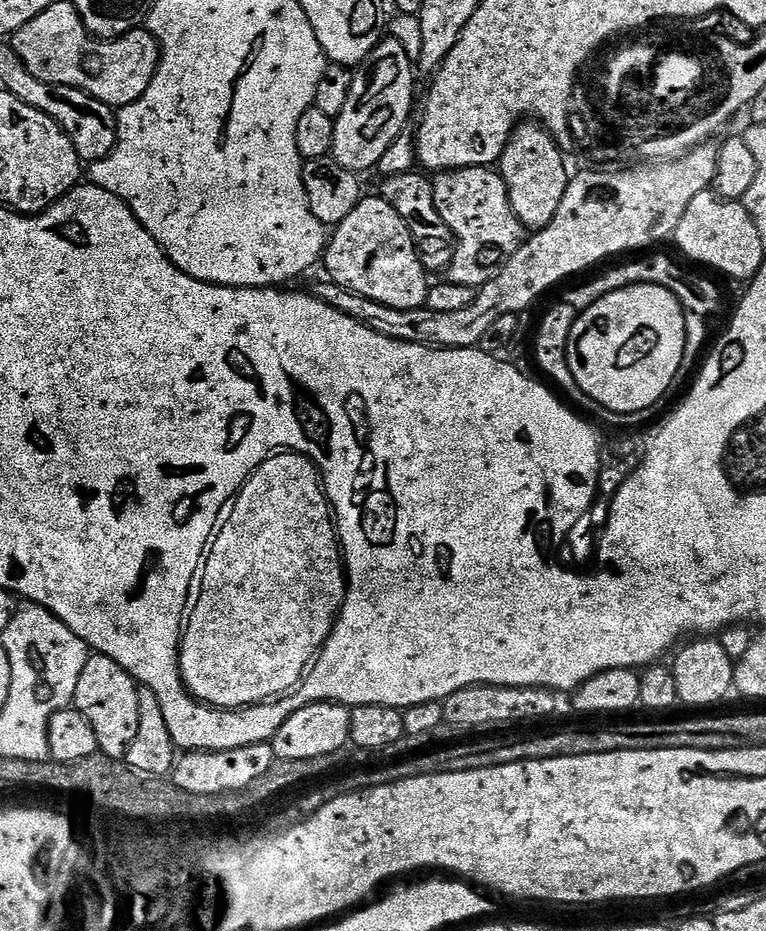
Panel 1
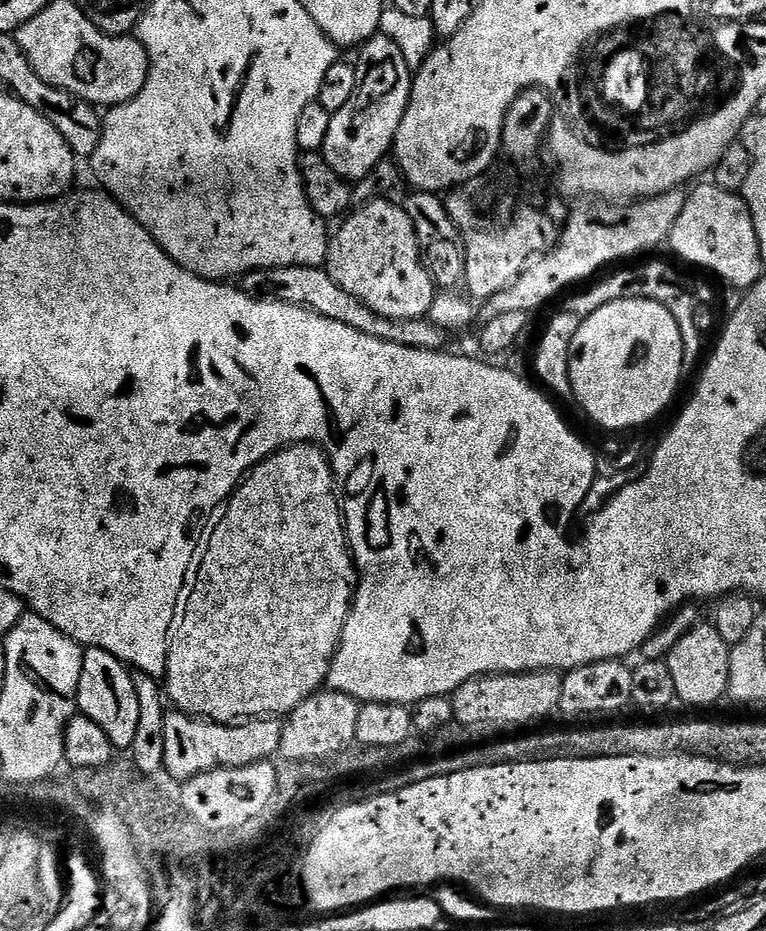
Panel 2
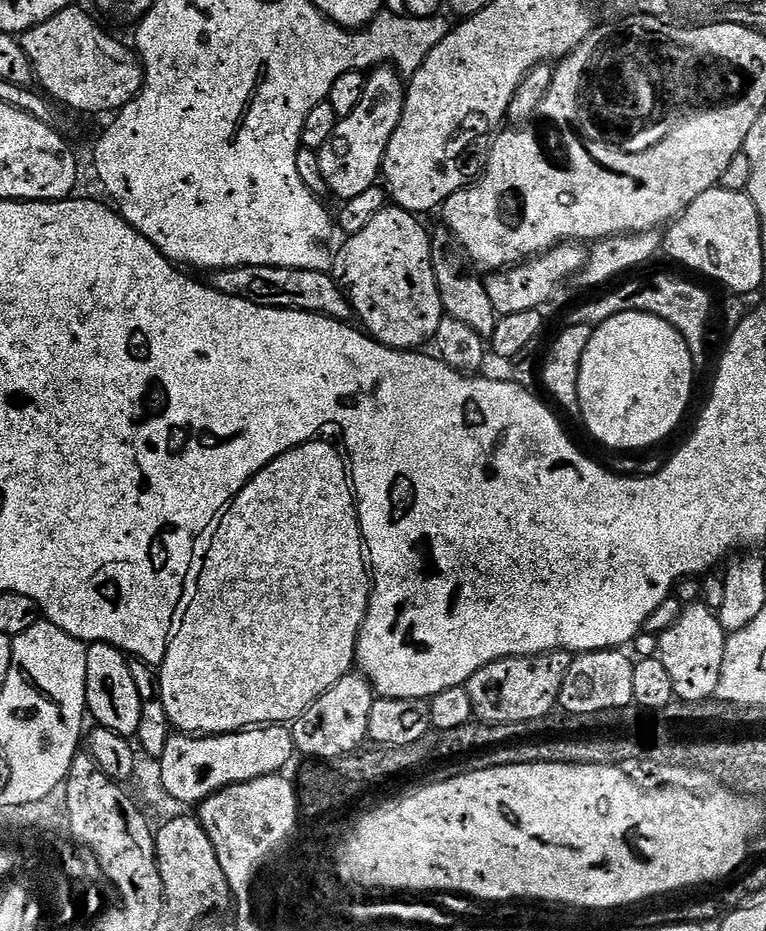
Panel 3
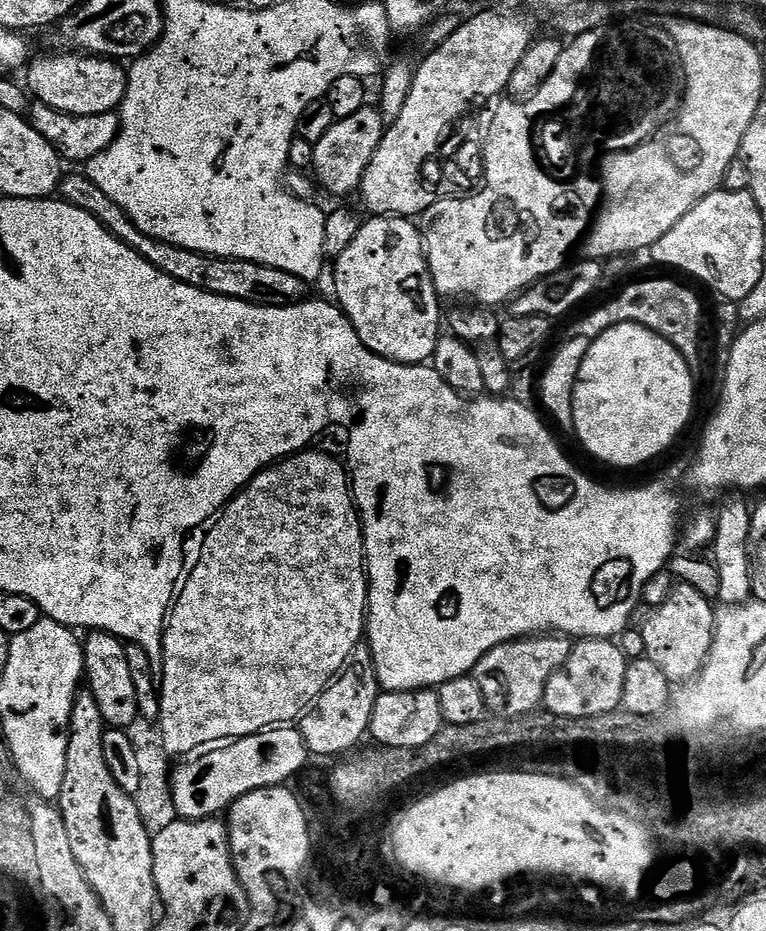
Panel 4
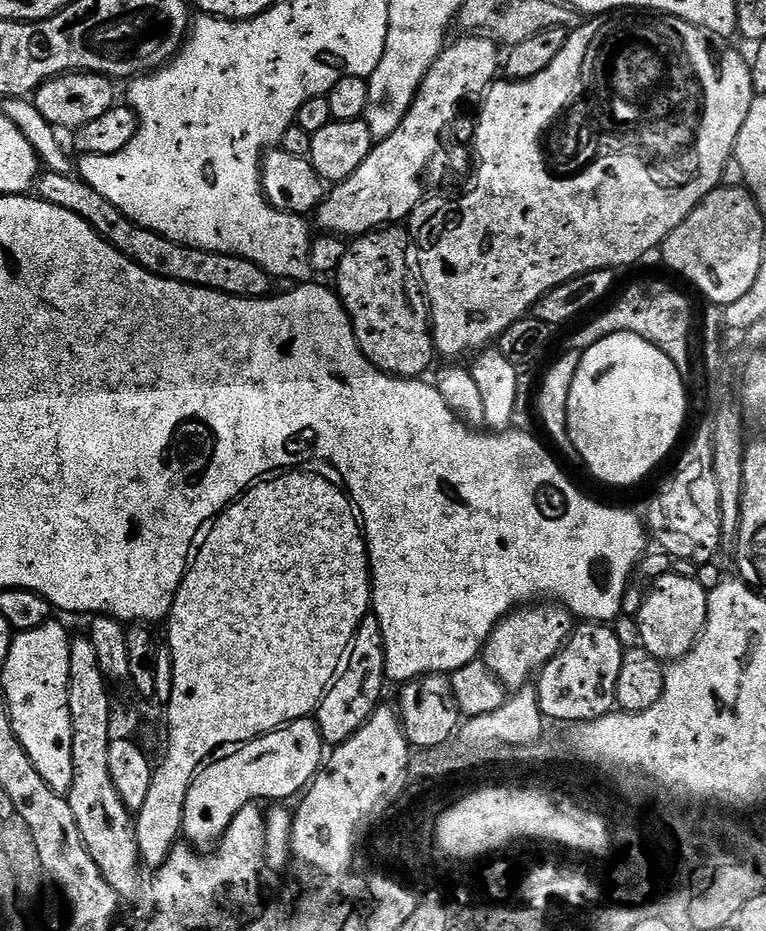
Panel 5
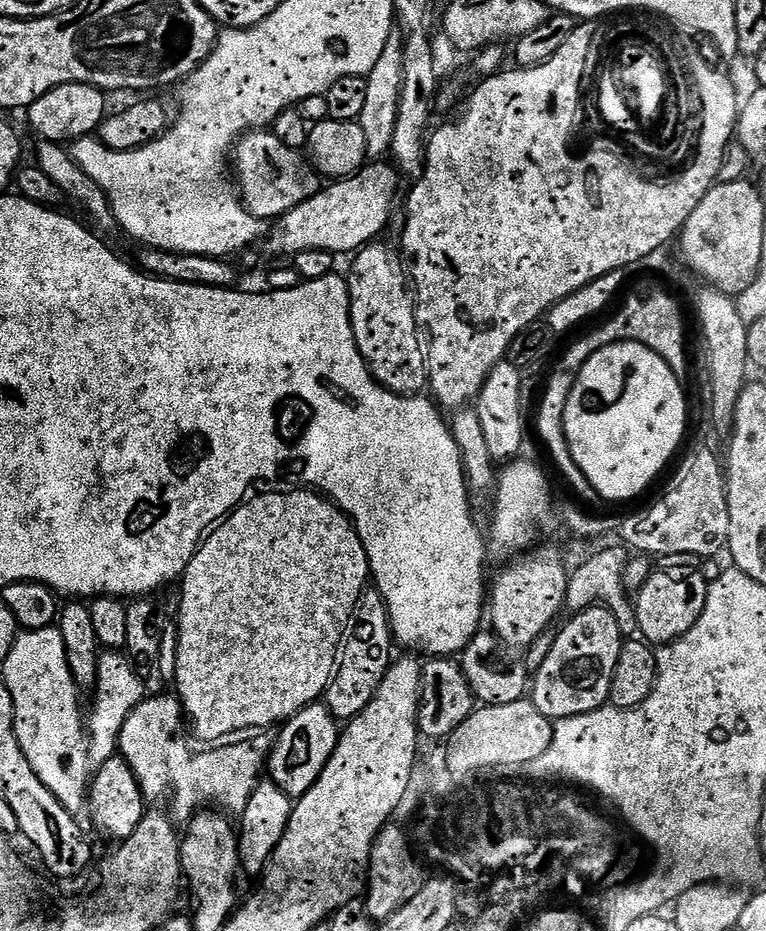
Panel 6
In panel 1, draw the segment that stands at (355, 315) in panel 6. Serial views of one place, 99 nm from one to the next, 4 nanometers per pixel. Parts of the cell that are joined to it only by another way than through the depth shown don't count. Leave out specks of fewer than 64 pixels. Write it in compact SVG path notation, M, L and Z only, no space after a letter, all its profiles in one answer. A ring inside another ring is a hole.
M365 195L354 206L351 212L341 224L335 225L333 234L327 241L322 257L322 268L328 271L327 279L331 283L342 286L354 294L362 294L362 298L374 298L374 302L382 302L386 306L394 306L402 310L425 307L430 287L429 273L425 272L424 264L420 261L421 249L412 239L406 222L390 202L381 200L379 195Z

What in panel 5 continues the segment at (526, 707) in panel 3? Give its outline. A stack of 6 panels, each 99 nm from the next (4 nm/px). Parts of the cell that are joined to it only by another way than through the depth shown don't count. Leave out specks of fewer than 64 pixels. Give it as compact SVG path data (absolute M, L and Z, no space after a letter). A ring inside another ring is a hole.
M536 602L509 612L484 644L484 665L498 678L498 682L509 693L515 693L527 684L544 665L549 664L564 648L574 631L574 617L567 608L556 602Z

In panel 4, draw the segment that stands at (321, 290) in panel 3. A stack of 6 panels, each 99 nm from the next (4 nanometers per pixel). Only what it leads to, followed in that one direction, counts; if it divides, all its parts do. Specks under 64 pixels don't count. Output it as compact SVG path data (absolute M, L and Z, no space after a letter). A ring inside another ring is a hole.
M87 174L80 176L65 175L61 179L58 196L65 204L72 204L77 212L90 214L103 228L115 236L119 243L130 246L133 252L140 255L140 259L156 268L164 276L168 276L175 283L189 284L198 292L218 294L226 300L241 300L250 302L261 308L286 308L299 305L300 301L309 295L309 281L298 278L294 274L286 274L286 270L278 270L274 266L262 266L258 262L249 260L231 260L221 256L207 256L201 252L191 252L182 246L167 244L161 240L150 238L138 230L127 214L120 209L118 202L106 198L102 190L89 178Z

